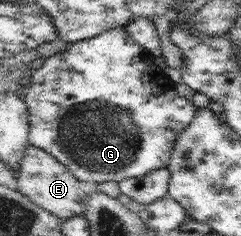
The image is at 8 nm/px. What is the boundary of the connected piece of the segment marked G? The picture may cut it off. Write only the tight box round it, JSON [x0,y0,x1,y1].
[26,27,200,186]

